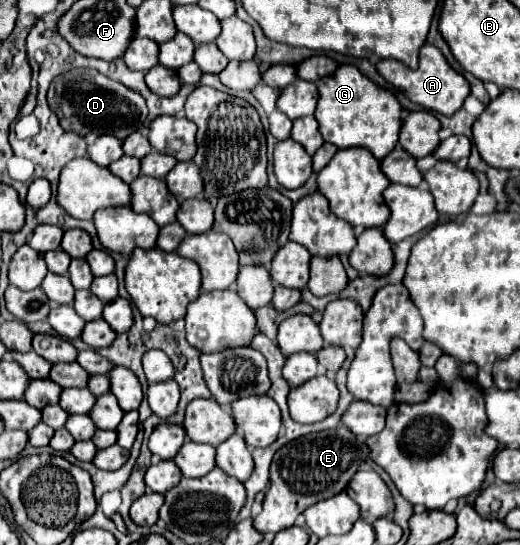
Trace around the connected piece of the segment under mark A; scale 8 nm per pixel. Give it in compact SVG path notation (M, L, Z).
M423 44L421 46L419 68L417 70L411 70L411 68L403 66L401 62L395 62L395 60L379 60L377 62L377 72L387 82L391 82L395 88L401 88L411 102L423 106L425 110L441 112L445 116L455 114L455 110L459 110L463 106L465 98L469 96L469 84L467 84L467 80L459 72L455 72L447 64L447 60L443 58L443 54L435 46L431 46L431 44Z

